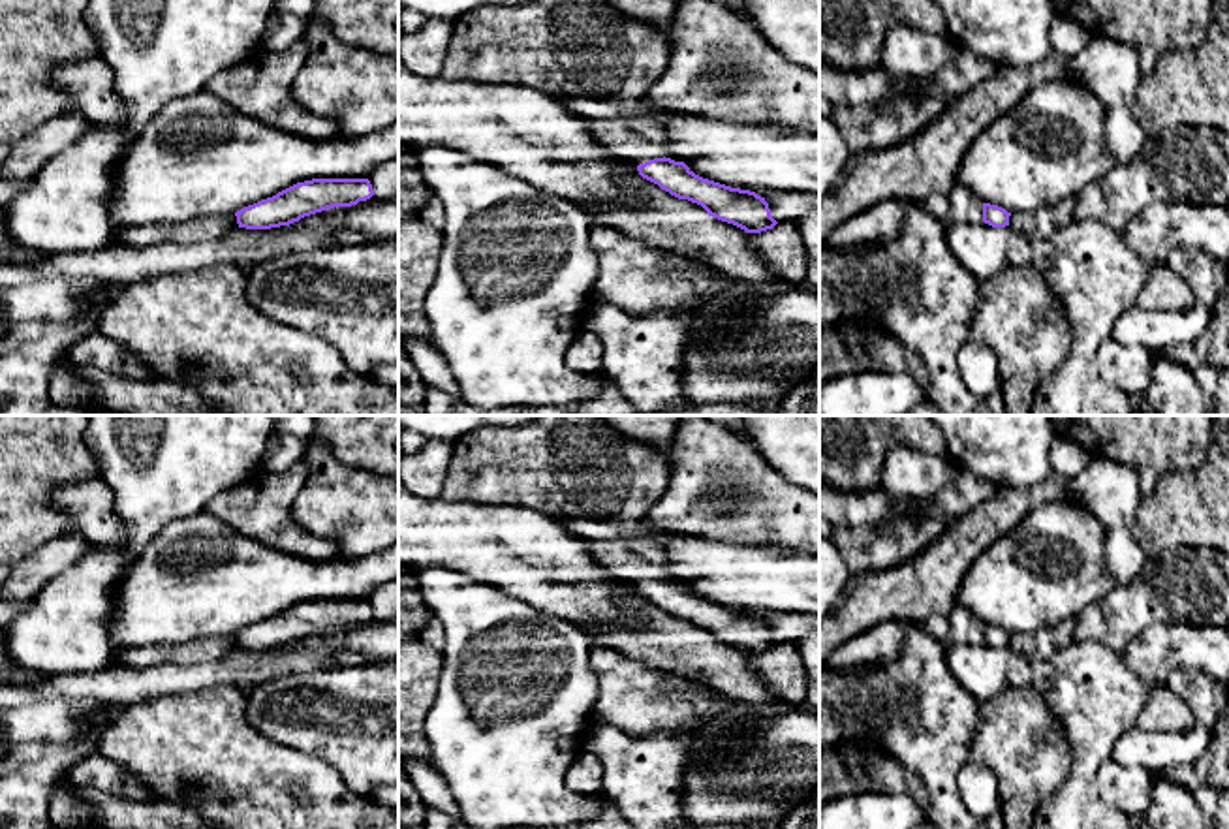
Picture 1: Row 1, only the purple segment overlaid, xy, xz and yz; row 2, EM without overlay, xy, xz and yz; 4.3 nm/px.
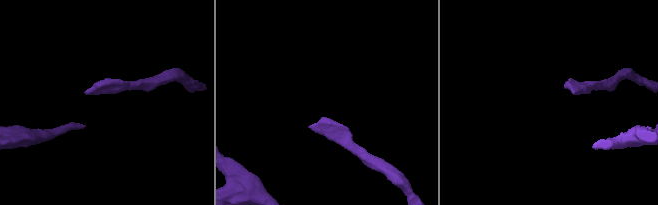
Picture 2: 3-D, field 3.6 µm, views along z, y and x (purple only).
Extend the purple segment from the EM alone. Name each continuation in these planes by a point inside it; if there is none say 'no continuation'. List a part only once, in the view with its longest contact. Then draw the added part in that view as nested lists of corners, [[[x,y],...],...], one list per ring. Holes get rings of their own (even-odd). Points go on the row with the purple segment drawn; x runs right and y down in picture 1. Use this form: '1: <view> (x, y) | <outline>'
1: xz (639, 140) | [[[592,118],[590,132],[598,141],[605,143],[618,160],[635,165],[663,158],[667,152],[663,124],[654,118]]]

